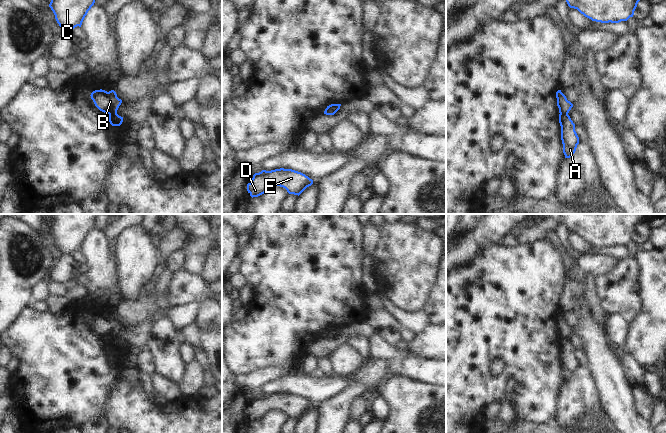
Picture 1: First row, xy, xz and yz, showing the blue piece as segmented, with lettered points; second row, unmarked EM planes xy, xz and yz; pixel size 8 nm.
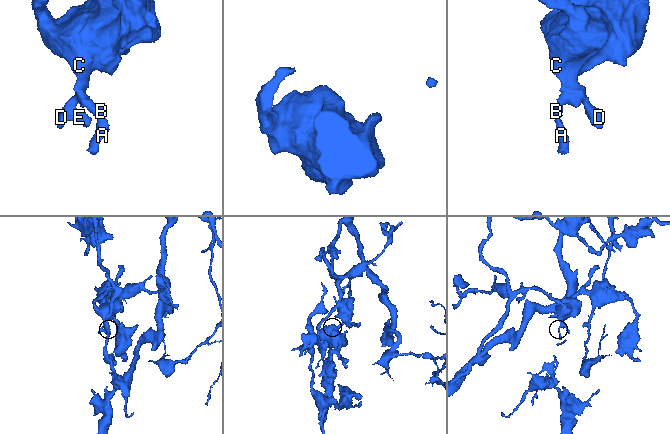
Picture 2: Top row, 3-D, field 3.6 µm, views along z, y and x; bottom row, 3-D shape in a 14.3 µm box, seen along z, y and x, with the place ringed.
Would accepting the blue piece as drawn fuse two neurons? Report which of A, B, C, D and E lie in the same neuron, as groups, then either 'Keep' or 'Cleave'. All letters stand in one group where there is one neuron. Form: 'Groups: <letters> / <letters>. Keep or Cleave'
Groups: A / B C D E. Cleave.

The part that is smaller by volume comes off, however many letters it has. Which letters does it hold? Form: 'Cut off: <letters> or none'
Cut off: A

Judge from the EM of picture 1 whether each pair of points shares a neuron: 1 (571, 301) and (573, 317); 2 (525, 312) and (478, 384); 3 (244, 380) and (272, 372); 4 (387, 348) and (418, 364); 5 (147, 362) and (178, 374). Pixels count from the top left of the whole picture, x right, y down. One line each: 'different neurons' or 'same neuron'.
1: different neurons
2: same neuron
3: same neuron
4: same neuron
5: different neurons

